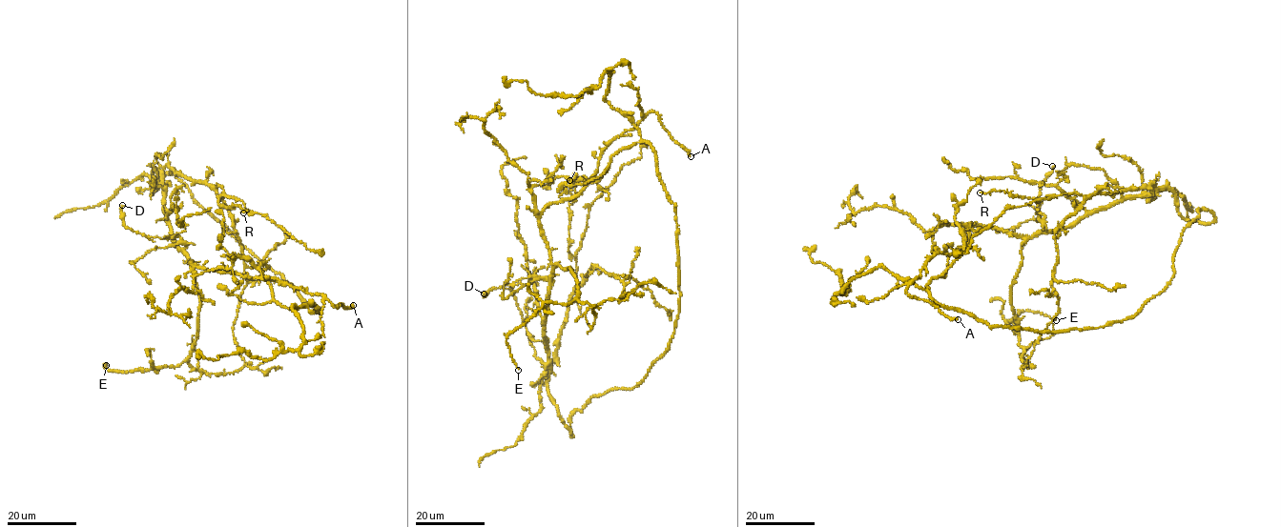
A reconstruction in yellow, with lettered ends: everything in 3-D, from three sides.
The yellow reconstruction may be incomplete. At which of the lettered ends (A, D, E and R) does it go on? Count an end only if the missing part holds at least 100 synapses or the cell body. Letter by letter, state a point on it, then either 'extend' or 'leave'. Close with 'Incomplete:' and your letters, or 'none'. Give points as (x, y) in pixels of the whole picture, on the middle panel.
A: (691, 156) | leave
D: (484, 293) | leave
E: (518, 370) | leave
R: (569, 180) | leave
Incomplete: none

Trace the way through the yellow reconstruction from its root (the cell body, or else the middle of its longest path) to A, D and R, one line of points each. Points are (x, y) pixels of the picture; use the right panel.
A: (1032, 234), (1019, 237), (973, 226), (964, 249), (929, 259), (907, 293), (958, 319)
D: (1032, 234), (1046, 232), (1044, 214), (1038, 210), (1037, 204), (1040, 188), (1052, 166)
R: (1032, 234), (1073, 226), (1091, 213), (1145, 196), (1154, 186), (1035, 200), (1003, 191), (980, 192)

